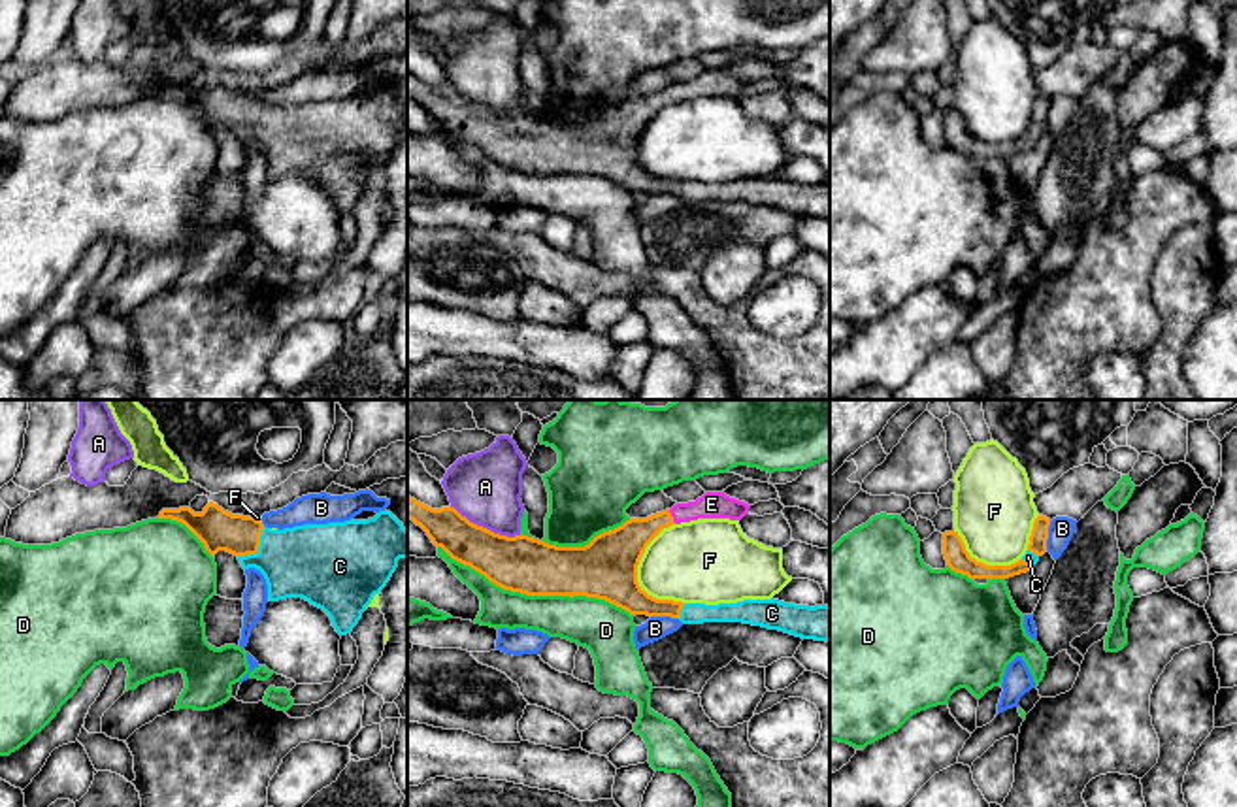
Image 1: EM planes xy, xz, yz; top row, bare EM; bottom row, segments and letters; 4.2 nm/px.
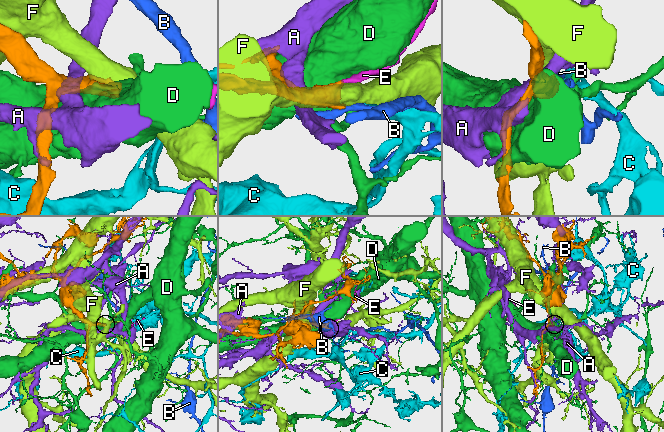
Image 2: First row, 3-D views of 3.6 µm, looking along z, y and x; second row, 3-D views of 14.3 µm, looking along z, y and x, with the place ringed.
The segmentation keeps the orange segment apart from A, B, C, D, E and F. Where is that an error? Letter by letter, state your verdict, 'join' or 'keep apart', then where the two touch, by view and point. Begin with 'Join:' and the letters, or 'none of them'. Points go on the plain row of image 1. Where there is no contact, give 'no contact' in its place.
Join: C, E
A: keep apart; meets orange in xz at (485, 106)
B: keep apart; meets orange in yz at (1047, 114)
C: join; meets orange in xy at (257, 127)
D: keep apart; meets orange in xz at (536, 172)
E: join; meets orange in xz at (672, 95)
F: keep apart; meets orange in xz at (636, 151)

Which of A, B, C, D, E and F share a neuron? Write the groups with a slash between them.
A / B / C E / D / F

